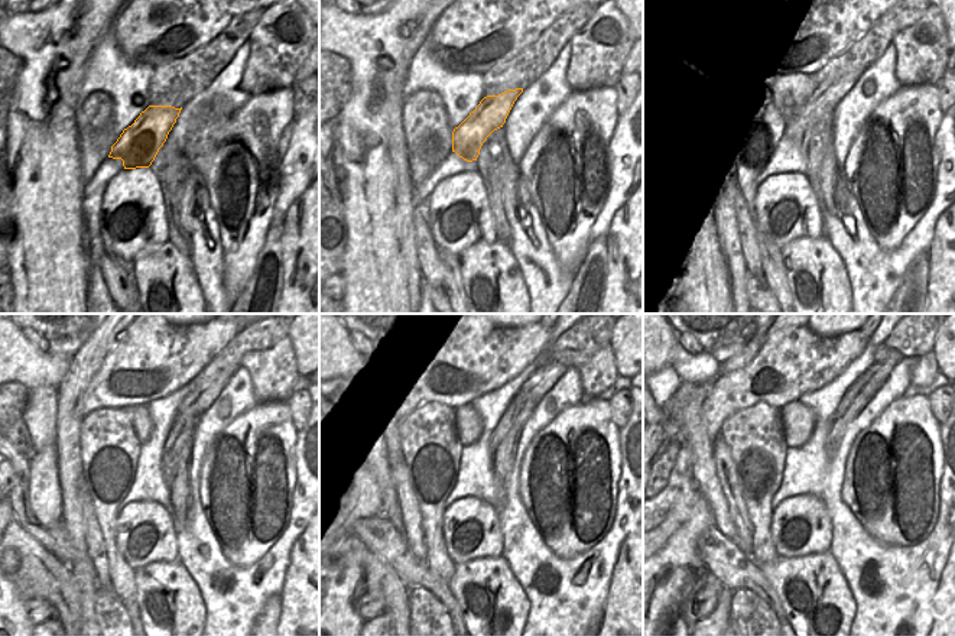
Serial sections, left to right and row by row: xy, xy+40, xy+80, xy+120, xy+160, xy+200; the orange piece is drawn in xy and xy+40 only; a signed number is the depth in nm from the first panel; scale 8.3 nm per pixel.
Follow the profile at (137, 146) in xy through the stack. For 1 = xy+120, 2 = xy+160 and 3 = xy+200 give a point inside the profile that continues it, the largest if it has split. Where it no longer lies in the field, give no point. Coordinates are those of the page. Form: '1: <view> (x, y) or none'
1: xy+120 (194, 405)
2: xy+160 (525, 402)
3: xy+200 (866, 385)

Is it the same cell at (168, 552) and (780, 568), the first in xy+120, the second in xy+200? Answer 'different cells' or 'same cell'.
different cells

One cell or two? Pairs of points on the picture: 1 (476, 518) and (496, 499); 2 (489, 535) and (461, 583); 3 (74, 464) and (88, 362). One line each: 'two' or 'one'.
1: two
2: two
3: one

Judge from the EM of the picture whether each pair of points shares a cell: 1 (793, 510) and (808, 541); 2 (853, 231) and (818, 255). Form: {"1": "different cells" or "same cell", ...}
{"1": "same cell", "2": "different cells"}

